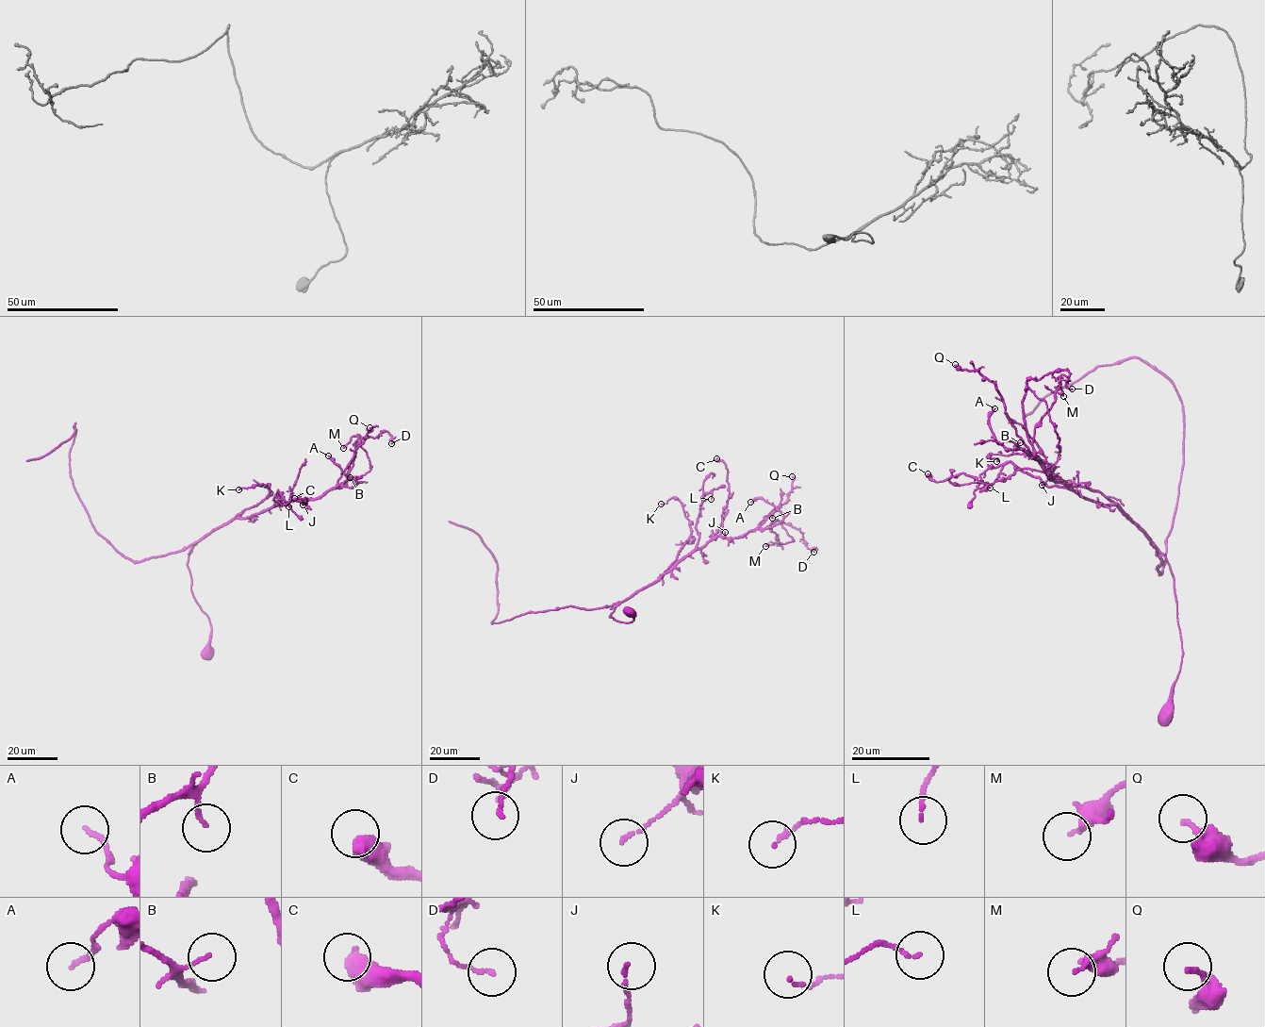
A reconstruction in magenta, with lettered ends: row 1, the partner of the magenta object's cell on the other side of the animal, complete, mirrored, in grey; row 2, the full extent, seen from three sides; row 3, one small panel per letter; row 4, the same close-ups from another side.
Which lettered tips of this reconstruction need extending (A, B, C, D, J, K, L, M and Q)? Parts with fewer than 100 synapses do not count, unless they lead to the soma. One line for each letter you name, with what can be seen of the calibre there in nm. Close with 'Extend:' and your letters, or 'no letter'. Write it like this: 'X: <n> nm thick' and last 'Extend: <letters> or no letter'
Extend: no letter

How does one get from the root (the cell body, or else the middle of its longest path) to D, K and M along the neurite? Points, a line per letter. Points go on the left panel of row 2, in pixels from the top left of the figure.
D: (207, 651), (210, 621), (187, 565), (192, 548), (237, 518), (340, 488), (363, 438), (386, 431), (391, 443)
K: (207, 651), (210, 621), (193, 595), (187, 562), (198, 541), (255, 505), (269, 491), (267, 485), (238, 489)
M: (207, 651), (210, 621), (193, 595), (187, 565), (192, 548), (237, 518), (340, 488), (357, 437), (343, 448)

